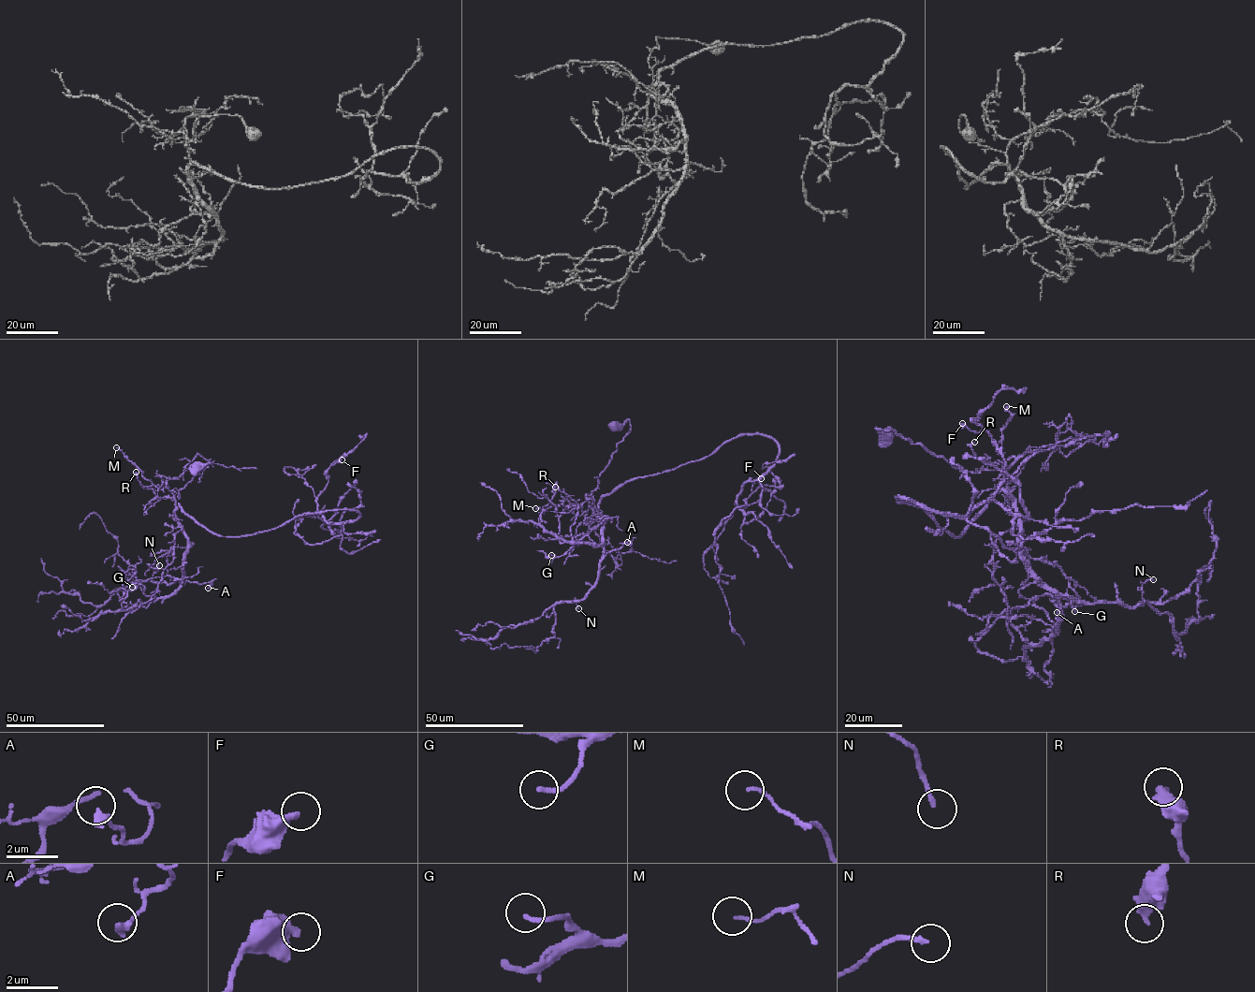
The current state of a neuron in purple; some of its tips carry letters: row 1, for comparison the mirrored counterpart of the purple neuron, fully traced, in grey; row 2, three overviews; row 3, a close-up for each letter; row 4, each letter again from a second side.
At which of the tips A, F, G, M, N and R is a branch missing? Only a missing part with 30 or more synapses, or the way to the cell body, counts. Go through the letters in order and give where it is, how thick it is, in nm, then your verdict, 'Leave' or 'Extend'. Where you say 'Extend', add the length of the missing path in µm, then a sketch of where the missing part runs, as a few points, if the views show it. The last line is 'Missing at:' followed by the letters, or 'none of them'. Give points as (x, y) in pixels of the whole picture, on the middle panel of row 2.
A: Place: (627, 542). Thickness 280 nm. Leave
F: Place: (761, 478). Thickness 400 nm. Leave
G: Place: (551, 555). Thickness 180 nm. Leave
M: Place: (535, 508). Thickness 110 nm. Leave
N: Place: (578, 608). Thickness 170 nm. Leave
R: Place: (555, 487). Thickness 380 nm. Leave
Missing at: none of them

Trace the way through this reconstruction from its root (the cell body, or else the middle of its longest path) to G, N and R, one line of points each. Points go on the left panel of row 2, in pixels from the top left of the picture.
G: (194, 469), (211, 463), (178, 492), (168, 489), (177, 522), (186, 538), (183, 576), (150, 577), (132, 587)
N: (194, 469), (211, 463), (178, 492), (168, 489), (186, 538), (184, 577), (153, 582), (159, 565)
R: (194, 469), (211, 463), (200, 470), (178, 492), (170, 491), (164, 482), (159, 488), (143, 486), (136, 472)

